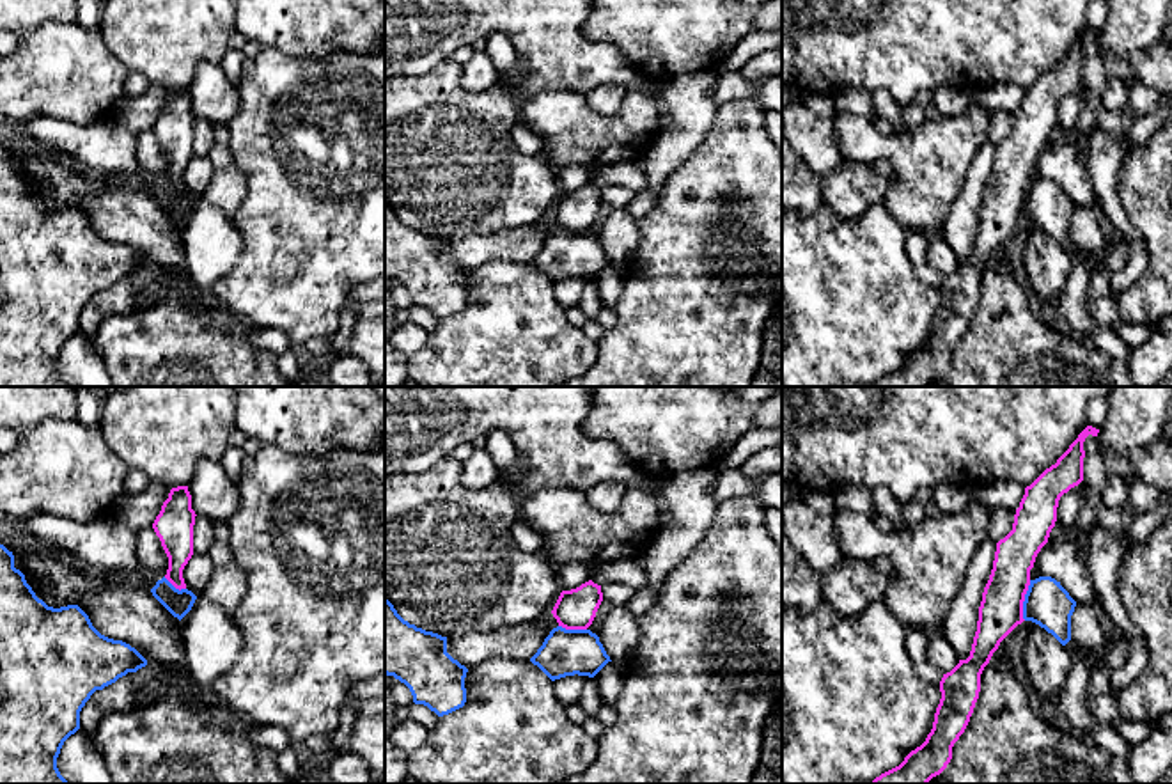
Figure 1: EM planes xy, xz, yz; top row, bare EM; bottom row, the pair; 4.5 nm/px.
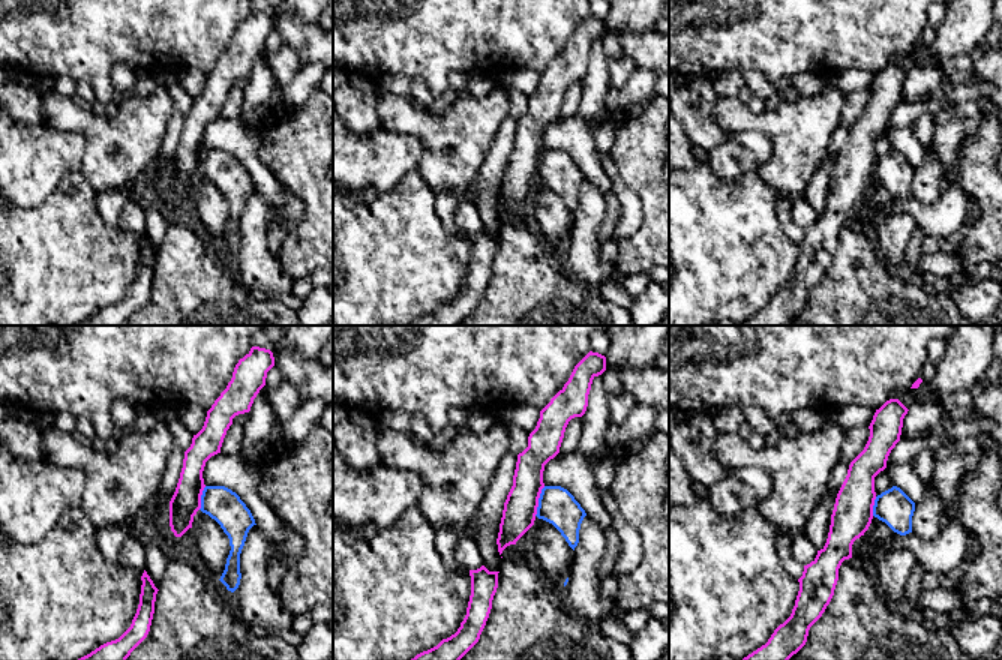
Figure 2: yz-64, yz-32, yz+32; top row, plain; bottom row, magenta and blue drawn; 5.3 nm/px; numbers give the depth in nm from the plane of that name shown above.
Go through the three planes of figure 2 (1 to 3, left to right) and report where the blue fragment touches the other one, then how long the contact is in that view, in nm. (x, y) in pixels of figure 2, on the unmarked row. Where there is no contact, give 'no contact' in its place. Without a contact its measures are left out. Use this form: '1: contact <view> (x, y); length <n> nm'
1: contact yz-64 (200, 162); length 130 nm
2: contact yz-32 (537, 165); length 170 nm
3: contact yz+32 (872, 170); length 110 nm

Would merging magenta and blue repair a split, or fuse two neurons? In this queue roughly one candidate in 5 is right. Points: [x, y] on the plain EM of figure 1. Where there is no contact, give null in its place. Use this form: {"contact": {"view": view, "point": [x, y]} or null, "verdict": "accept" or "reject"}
{"contact": {"view": "yz", "point": [1023, 203]}, "verdict": "reject"}

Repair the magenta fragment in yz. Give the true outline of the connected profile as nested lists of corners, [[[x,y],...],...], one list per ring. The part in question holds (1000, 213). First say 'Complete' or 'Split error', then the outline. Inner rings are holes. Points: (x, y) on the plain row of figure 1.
Complete. [[[1087,28],[1057,66],[1046,71],[1030,89],[1025,90],[1025,98],[1014,117],[1012,133],[996,145],[993,172],[979,209],[977,234],[970,259],[959,263],[959,266],[950,275],[943,277],[940,284],[942,302],[934,316],[931,335],[899,369],[881,376],[869,387],[927,387],[950,365],[952,349],[965,335],[979,302],[981,277],[984,270],[989,266],[1000,245],[1025,223],[1023,204],[1030,188],[1030,172],[1055,129],[1060,99],[1083,83],[1083,44],[1089,37],[1098,39],[1098,35],[1099,32]]]

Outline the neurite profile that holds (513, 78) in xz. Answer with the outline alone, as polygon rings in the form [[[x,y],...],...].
[[[518,55],[512,69],[507,74],[500,74],[500,83],[505,85],[511,92],[514,92],[521,83],[523,73],[525,73],[525,62]]]

